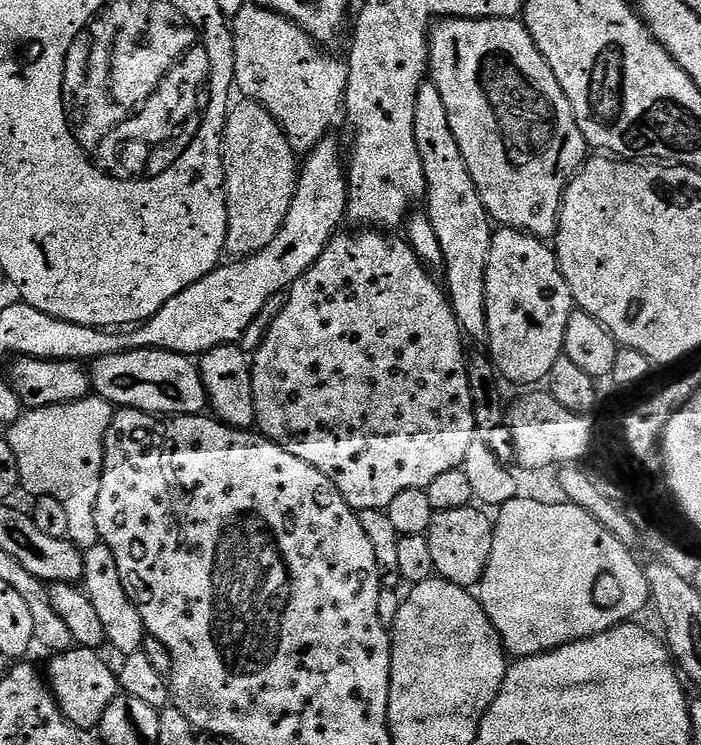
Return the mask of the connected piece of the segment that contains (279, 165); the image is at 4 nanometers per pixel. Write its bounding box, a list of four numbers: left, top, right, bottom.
[224,98,298,258]

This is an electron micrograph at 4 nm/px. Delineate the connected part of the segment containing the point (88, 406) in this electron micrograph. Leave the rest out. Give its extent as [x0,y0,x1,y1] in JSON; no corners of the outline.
[6,394,113,550]

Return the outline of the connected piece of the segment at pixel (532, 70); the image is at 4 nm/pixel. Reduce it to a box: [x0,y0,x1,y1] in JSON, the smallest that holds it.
[430,18,590,238]

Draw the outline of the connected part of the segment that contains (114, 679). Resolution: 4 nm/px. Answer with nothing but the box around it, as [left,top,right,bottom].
[46,646,120,729]

